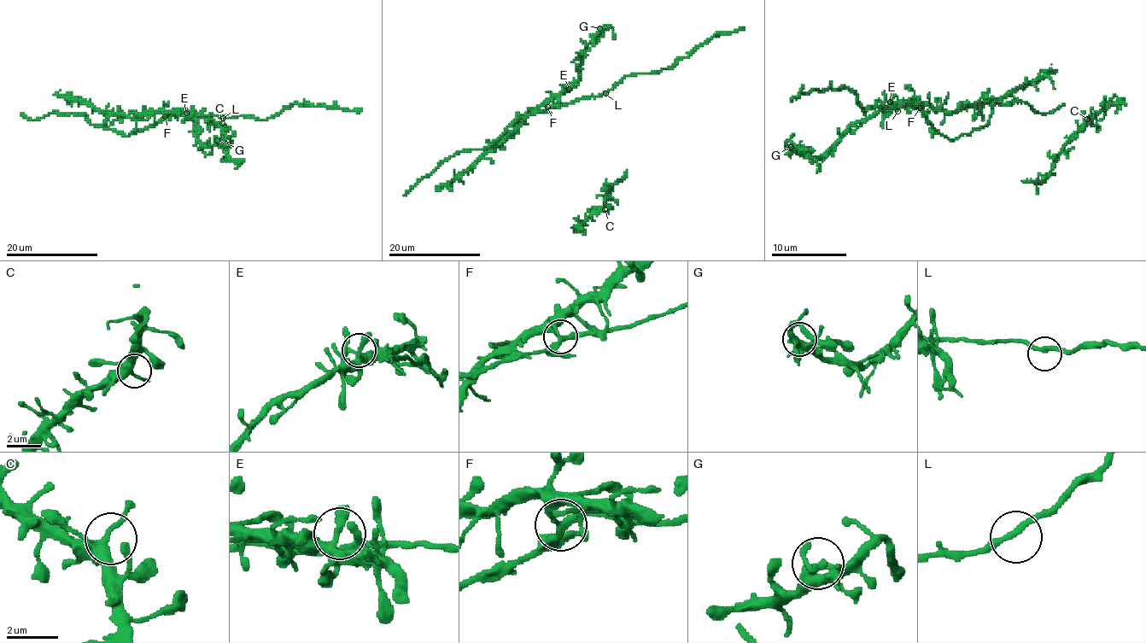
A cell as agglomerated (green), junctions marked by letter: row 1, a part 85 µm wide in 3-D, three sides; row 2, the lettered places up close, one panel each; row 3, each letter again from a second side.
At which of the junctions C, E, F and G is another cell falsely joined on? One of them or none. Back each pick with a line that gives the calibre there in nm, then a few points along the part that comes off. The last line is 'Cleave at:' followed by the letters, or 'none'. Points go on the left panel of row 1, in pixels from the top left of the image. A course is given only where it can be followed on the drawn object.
F: calibre 240 nm; course (166, 116), (216, 114), (267, 119), (296, 104), (362, 110)
Cleave at: F

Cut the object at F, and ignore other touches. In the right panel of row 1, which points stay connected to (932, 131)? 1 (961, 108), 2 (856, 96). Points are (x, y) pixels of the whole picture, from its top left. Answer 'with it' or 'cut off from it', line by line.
1: cut off from it
2: with it

